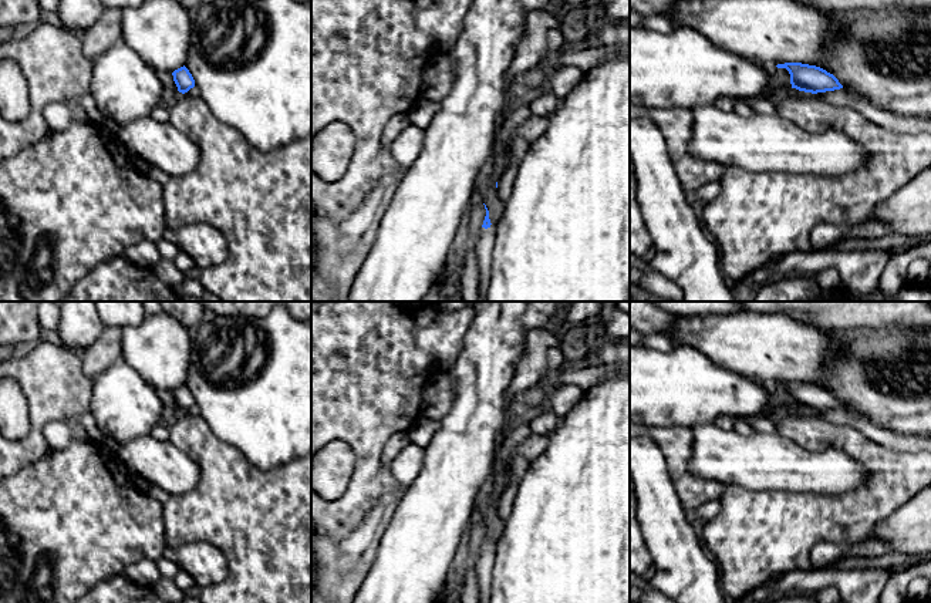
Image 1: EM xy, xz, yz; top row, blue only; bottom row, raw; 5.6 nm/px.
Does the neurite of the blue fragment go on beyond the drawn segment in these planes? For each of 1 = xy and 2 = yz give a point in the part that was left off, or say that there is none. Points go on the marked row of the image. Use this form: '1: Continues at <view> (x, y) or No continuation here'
1: No continuation here
2: No continuation here

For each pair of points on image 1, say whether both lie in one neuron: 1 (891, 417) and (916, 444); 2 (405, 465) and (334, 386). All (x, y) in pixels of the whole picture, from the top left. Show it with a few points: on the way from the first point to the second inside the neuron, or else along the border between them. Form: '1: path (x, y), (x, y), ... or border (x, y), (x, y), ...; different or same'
1: border (877, 424), (900, 434), (916, 435); different
2: border (388, 465), (393, 477), (404, 488); different

